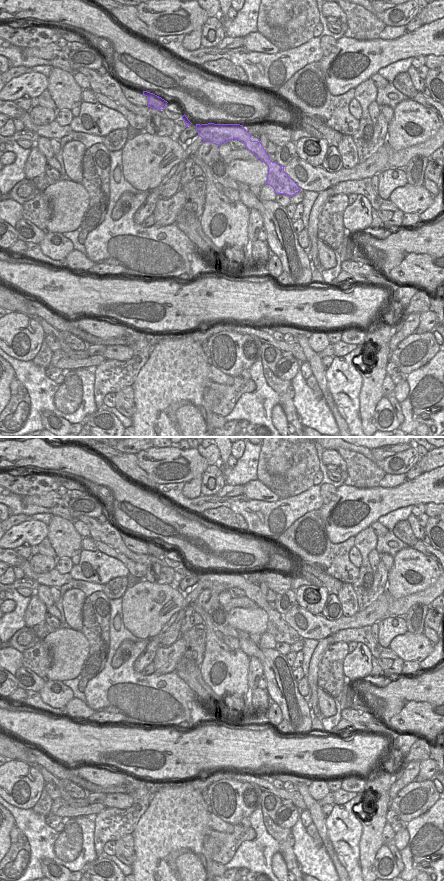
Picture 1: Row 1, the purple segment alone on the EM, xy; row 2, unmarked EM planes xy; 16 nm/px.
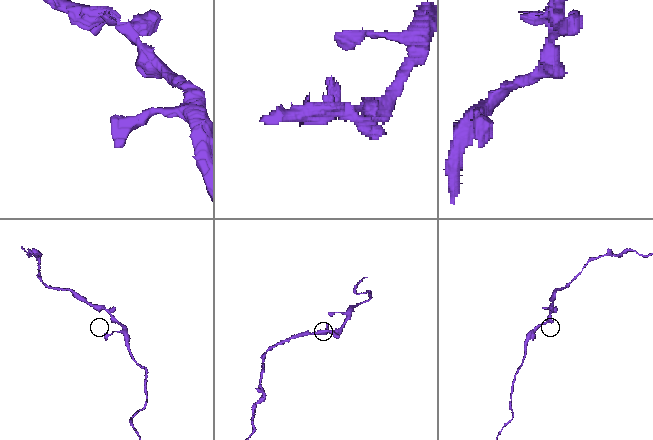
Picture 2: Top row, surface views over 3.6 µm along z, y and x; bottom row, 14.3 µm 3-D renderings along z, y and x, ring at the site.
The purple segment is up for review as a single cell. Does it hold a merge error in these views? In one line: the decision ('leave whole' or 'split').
leave whole

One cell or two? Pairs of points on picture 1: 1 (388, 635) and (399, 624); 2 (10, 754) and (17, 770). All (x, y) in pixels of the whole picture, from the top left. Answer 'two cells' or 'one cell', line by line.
1: one cell
2: two cells

